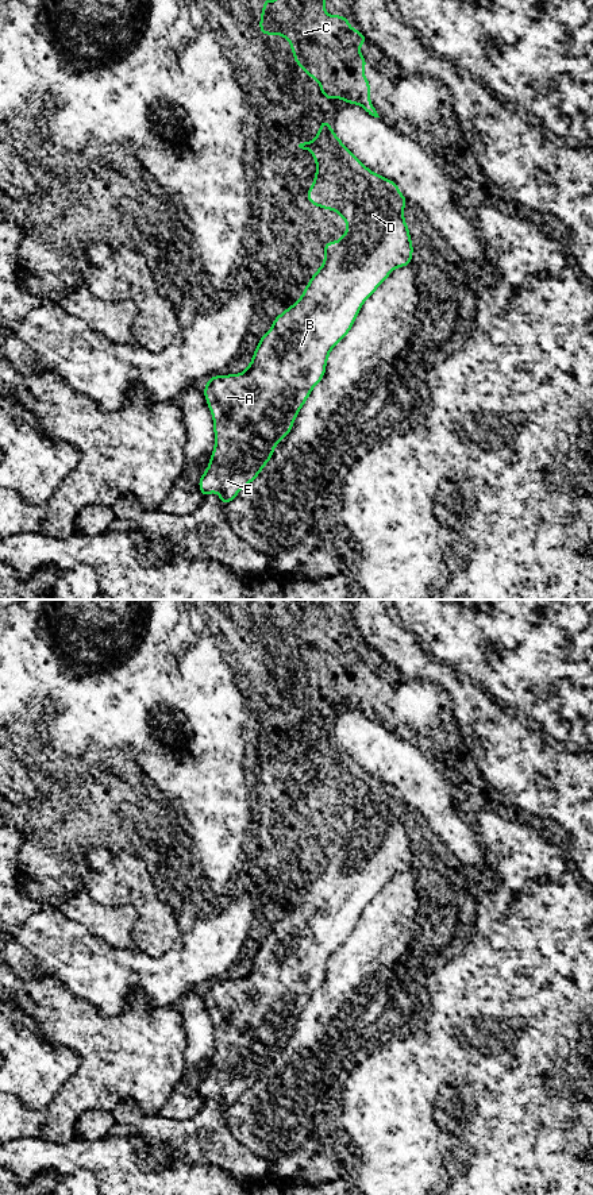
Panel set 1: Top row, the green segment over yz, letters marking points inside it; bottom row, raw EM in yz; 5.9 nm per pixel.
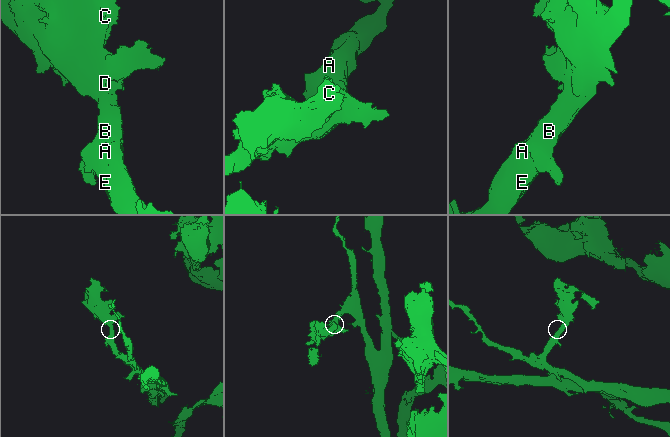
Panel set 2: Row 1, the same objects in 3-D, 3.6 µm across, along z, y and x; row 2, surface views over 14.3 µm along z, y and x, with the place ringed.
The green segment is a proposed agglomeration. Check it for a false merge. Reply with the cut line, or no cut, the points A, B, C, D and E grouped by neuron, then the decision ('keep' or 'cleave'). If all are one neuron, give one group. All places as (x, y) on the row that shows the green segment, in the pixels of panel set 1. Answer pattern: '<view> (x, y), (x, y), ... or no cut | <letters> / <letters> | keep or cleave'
no cut | A B C D E | keep

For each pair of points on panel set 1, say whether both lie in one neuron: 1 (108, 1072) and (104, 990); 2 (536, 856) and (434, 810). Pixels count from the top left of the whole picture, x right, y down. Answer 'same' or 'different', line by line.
1: different
2: different

